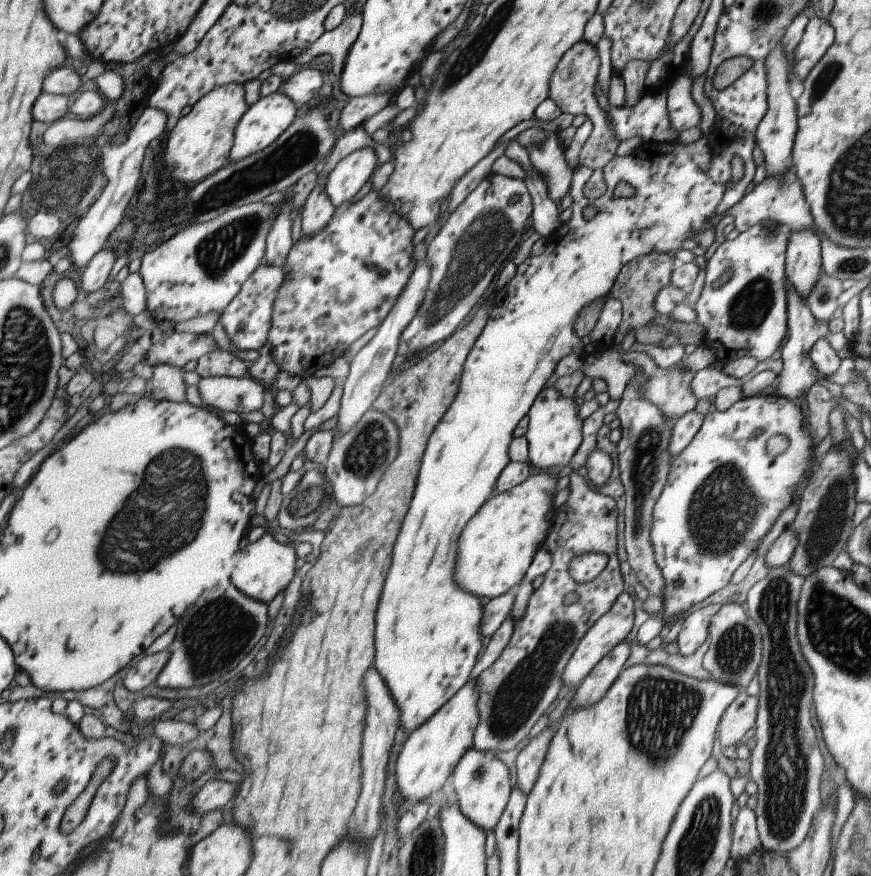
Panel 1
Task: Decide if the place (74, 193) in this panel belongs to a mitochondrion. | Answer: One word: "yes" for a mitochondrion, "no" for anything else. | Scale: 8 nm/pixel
yes

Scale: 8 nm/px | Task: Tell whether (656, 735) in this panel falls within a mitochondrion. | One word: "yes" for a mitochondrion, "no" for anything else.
yes

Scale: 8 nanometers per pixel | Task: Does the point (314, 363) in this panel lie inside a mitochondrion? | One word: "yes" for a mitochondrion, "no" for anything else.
no

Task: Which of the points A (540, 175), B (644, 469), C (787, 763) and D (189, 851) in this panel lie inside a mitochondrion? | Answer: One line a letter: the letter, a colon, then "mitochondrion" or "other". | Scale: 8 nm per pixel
A: other
B: mitochondrion
C: mitochondrion
D: other

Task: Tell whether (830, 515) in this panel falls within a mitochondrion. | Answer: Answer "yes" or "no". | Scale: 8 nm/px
yes

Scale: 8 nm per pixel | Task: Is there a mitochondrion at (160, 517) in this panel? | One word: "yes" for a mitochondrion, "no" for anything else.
yes

